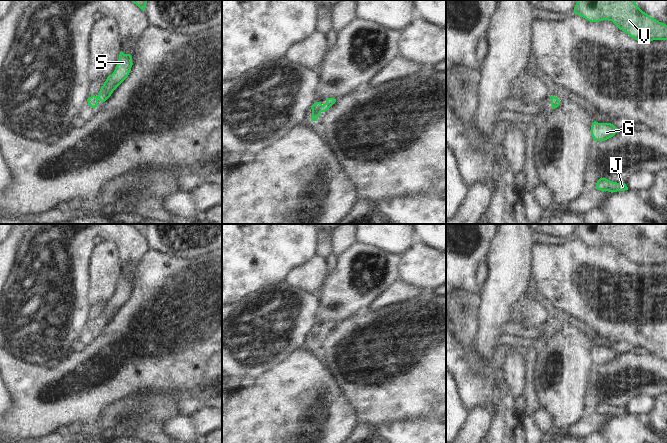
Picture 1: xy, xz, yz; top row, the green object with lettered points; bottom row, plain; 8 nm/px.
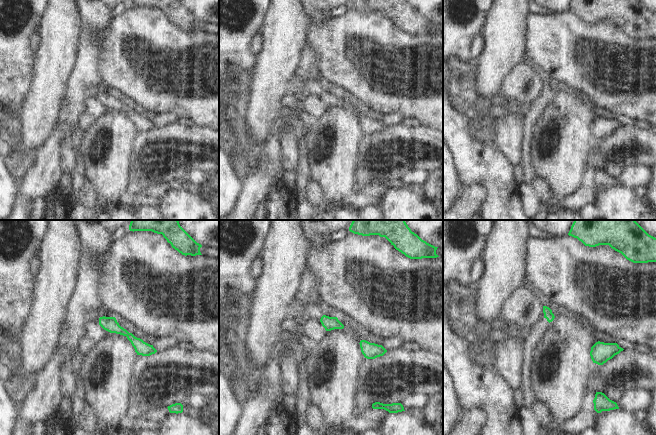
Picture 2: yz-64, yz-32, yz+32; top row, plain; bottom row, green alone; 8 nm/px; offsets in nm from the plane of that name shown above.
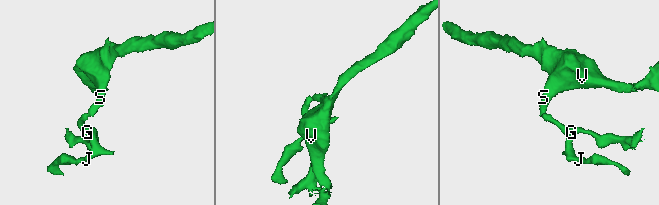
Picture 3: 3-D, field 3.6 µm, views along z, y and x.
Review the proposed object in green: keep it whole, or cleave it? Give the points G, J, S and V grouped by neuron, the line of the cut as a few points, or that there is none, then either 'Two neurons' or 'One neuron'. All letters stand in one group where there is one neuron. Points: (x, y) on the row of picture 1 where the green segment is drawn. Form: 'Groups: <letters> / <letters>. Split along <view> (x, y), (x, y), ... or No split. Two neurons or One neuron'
Groups: G J S V. No split. One neuron

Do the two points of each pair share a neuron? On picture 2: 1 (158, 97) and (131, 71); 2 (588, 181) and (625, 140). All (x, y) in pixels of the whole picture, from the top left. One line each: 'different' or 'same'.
1: same
2: same

